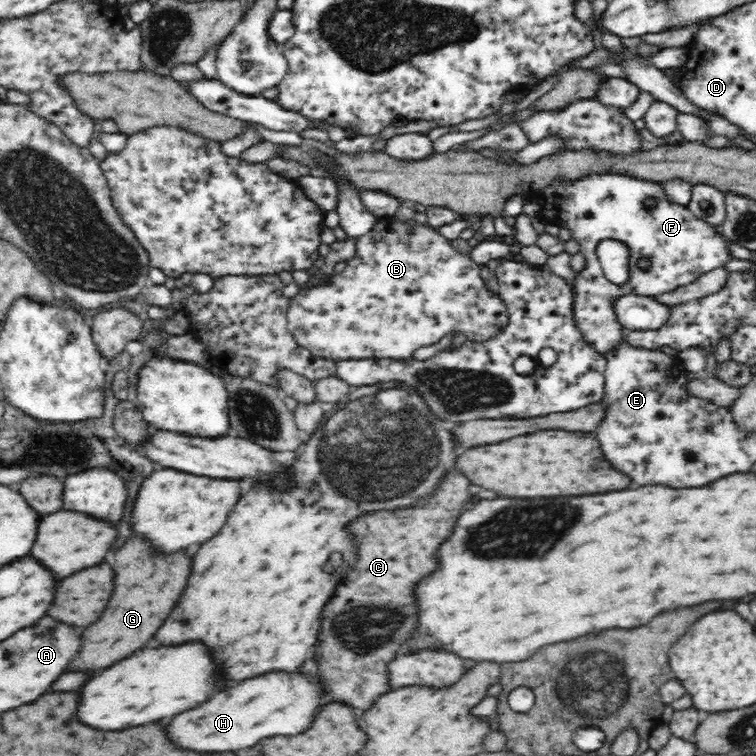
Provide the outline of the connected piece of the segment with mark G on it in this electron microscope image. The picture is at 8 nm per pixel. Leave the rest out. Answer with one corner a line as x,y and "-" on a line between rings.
142,538
128,540
122,548
116,550
114,556
116,556
116,562
114,562
112,598
106,610
102,612
102,618
98,618
96,624
80,630
82,650
68,664
68,670
72,672
100,670
100,668
112,666
114,662
142,648
142,644
146,644
162,626
162,622
168,618
190,574
190,558
184,552
168,554
168,556
154,554

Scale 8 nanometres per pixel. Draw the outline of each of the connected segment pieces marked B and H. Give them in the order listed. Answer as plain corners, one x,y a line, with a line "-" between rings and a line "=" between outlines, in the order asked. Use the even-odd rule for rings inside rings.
393,216
378,217
372,230
366,232
362,236
356,239
356,252
354,258
346,261
346,267
341,273
333,273
328,285
314,285
304,286
300,288
299,292
290,299
289,307
287,310
287,325
289,331
294,335
296,342
307,348
312,352
314,356
318,356
324,359
330,359
334,361
353,361
362,359
380,359
380,358
392,358
392,359
410,359
412,352
422,348
422,346
428,346
438,343
443,337
448,334
464,333
470,340
488,340
492,336
498,334
498,330
502,326
506,326
508,322
508,313
502,305
502,301
498,294
491,293
484,284
484,280
480,277
480,265
470,259
470,256
459,254
456,252
456,248
447,240
436,228
425,224
418,224
416,220
406,220
404,222
398,222
=
264,674
242,680
238,686
214,694
212,700
182,712
166,726
168,740
182,750
226,752
254,746
270,736
294,736
310,726
318,706
322,704
318,680
302,674

